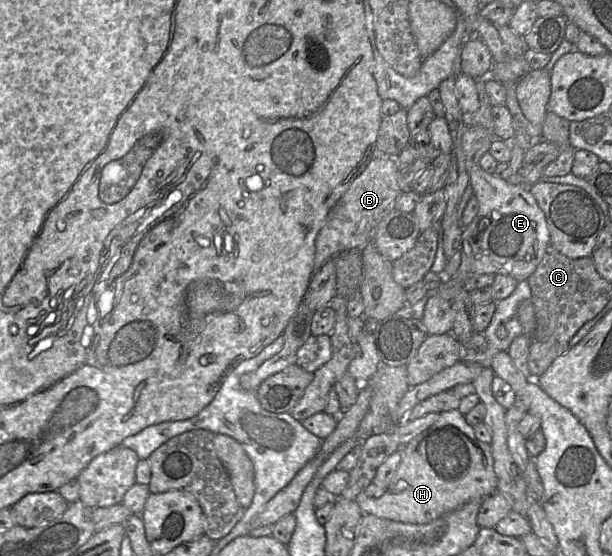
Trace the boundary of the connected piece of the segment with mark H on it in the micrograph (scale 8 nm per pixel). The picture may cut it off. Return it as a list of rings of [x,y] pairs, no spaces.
[[[457,409],[441,412],[435,423],[400,450],[401,462],[384,494],[377,499],[369,498],[361,492],[357,495],[355,501],[363,514],[407,524],[427,524],[473,500],[484,499],[497,491],[491,446],[476,438],[473,426],[465,421],[464,415]]]

